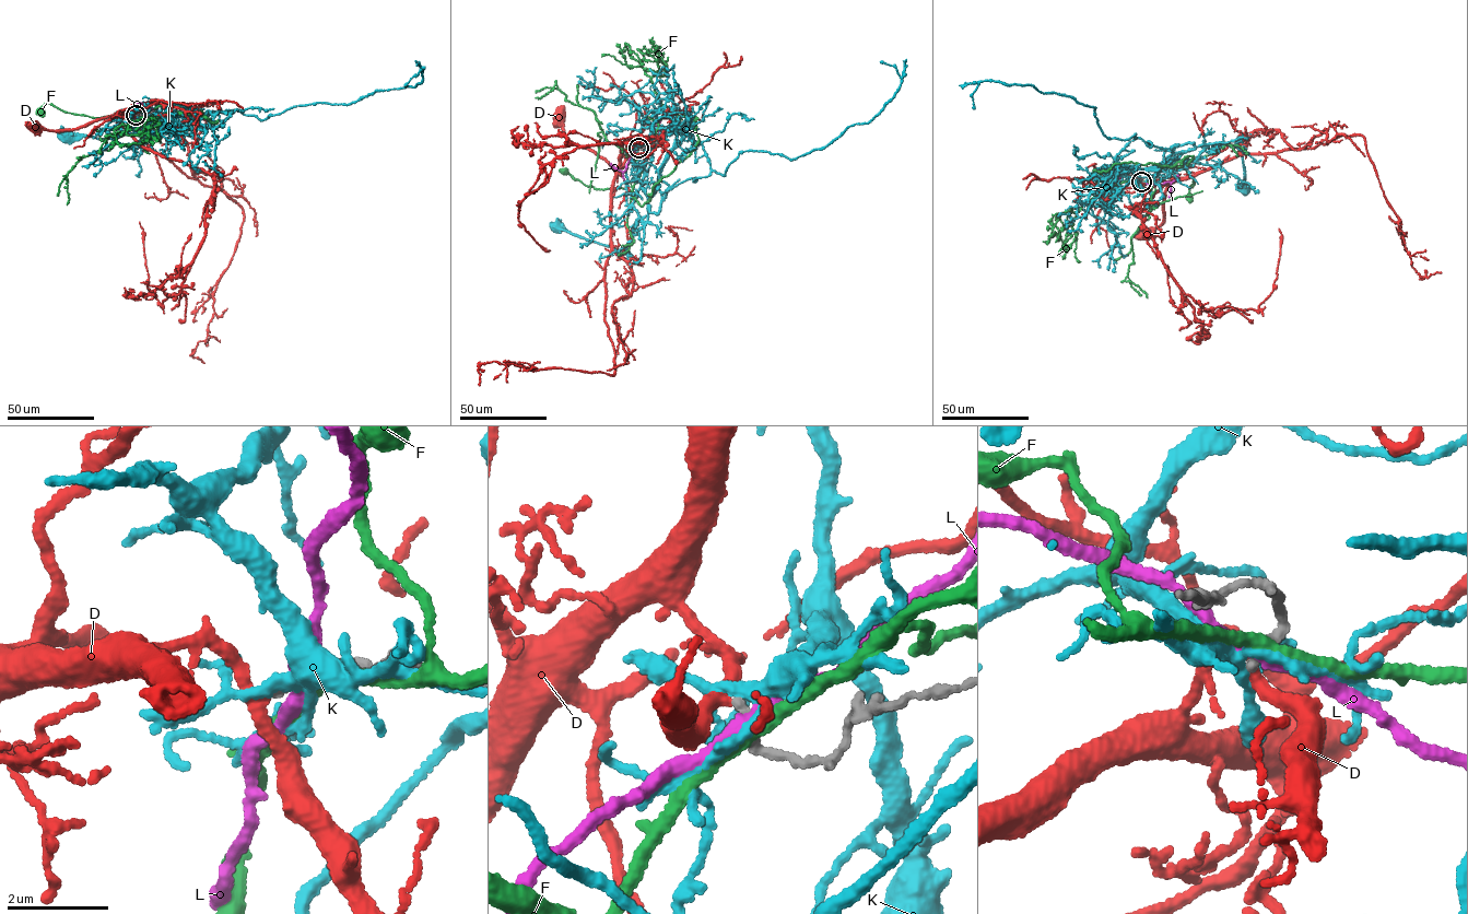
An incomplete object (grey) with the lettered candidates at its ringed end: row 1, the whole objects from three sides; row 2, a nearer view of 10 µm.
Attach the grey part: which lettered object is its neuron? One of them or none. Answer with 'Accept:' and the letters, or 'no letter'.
Accept: D

